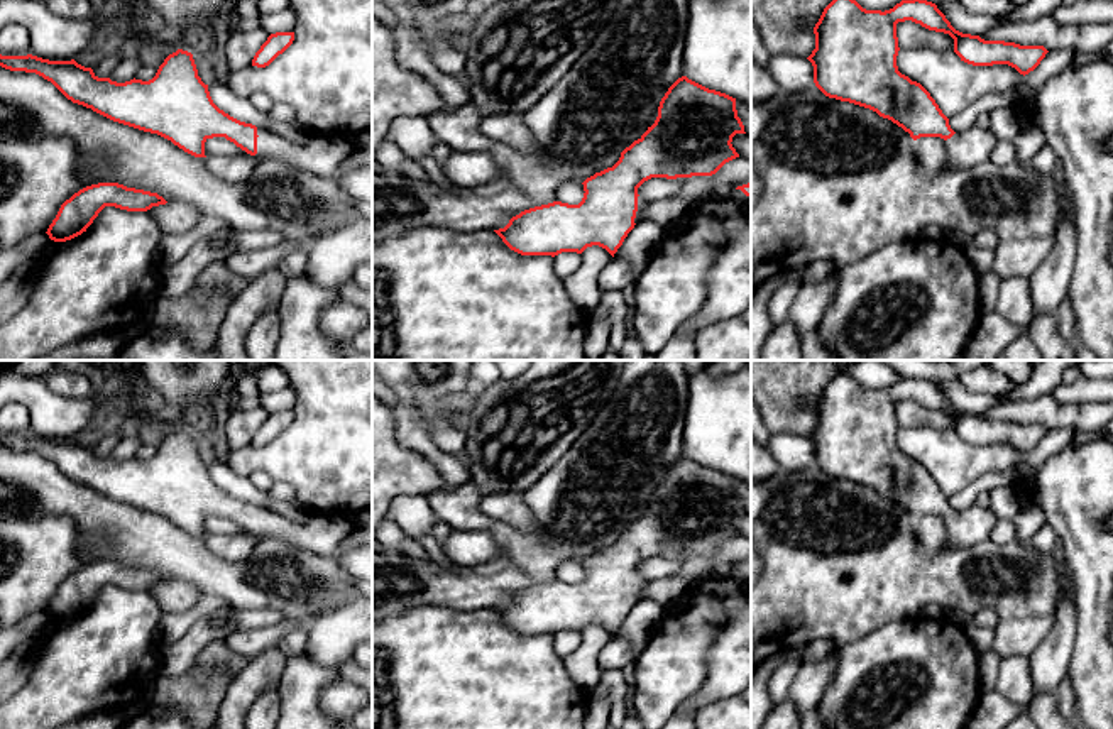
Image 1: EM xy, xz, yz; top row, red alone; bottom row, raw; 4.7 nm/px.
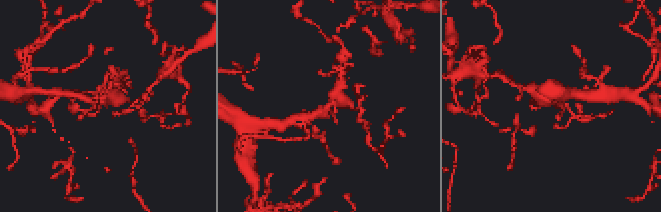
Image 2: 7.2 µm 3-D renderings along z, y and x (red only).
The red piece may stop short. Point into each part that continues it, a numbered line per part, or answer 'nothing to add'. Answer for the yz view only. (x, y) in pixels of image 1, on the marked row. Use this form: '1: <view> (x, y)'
1: yz (966, 149)

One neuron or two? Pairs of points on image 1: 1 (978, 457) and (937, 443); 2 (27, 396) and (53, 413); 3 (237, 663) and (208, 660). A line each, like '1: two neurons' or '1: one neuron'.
1: one neuron
2: one neuron
3: one neuron

